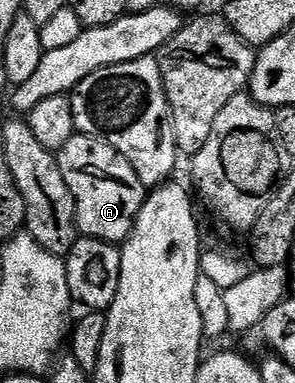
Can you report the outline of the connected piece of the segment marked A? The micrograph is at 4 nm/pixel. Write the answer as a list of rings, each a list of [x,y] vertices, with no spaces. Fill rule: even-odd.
[[[77,132],[62,150],[57,151],[56,157],[60,172],[64,172],[64,184],[68,184],[74,197],[79,235],[115,244],[125,242],[134,230],[148,193],[132,164],[108,143]]]

